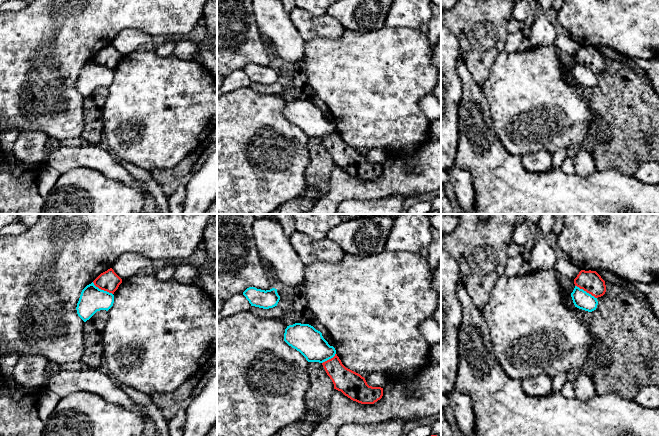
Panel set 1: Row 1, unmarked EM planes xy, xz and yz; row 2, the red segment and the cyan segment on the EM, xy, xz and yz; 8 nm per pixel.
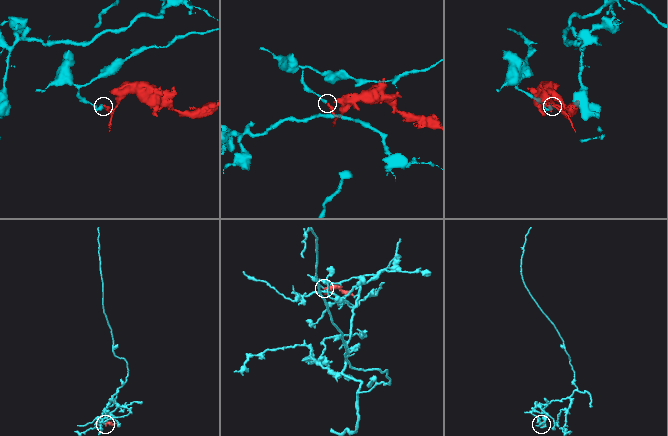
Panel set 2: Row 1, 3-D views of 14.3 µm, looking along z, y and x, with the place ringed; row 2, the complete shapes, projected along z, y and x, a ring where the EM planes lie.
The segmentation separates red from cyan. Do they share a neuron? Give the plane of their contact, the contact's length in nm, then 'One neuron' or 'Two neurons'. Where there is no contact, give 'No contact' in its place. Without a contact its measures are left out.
Touches red in yz. Shared border 200 nm. Two neurons

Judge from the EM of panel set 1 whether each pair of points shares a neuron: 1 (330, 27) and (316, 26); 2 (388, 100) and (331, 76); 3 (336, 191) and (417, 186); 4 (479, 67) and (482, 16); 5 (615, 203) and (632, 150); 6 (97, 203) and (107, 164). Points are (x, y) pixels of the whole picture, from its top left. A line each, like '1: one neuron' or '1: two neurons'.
1: one neuron
2: one neuron
3: one neuron
4: one neuron
5: two neurons
6: two neurons

